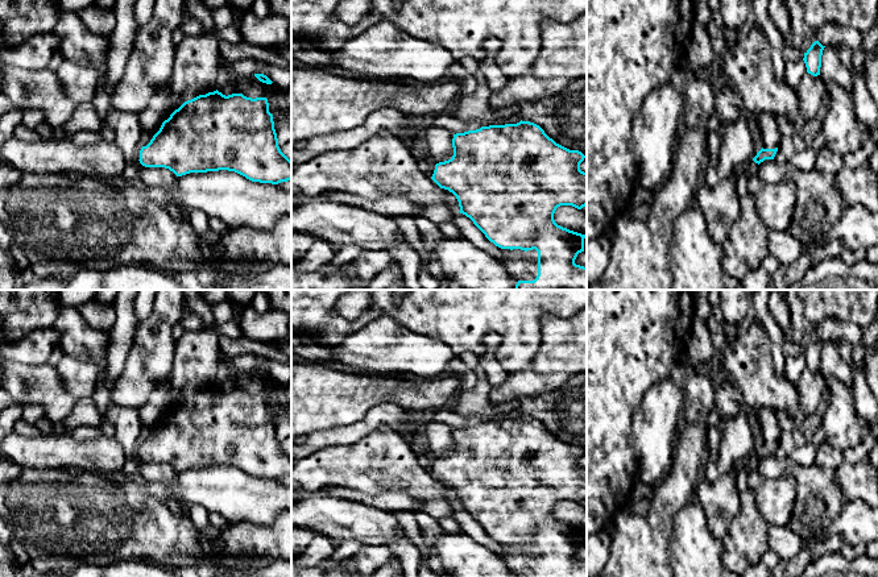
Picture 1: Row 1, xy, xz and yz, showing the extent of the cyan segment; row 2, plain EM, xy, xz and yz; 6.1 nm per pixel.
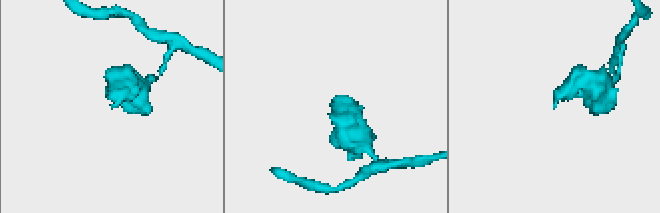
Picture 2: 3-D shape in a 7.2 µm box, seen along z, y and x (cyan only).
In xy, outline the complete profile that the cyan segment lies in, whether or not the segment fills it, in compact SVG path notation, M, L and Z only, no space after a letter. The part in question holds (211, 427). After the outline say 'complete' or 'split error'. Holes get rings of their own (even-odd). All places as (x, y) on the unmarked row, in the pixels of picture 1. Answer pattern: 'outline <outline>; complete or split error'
outline M218 385L185 397L140 445L145 462L165 462L177 472L228 465L252 477L278 480L291 474L291 456L281 447L266 393L223 390Z; complete

